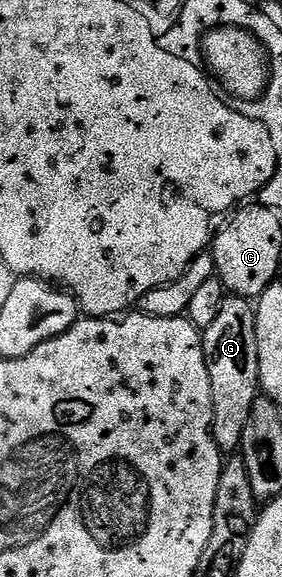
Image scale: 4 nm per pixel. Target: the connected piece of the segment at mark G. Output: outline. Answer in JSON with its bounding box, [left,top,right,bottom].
[202,296,260,455]

